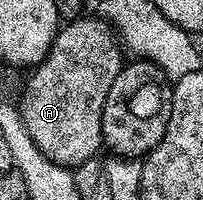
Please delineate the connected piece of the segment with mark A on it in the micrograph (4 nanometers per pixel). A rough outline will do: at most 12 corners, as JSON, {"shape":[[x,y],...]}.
{"shape":[[105,19],[64,22],[17,103],[41,153],[100,154],[125,66]]}

